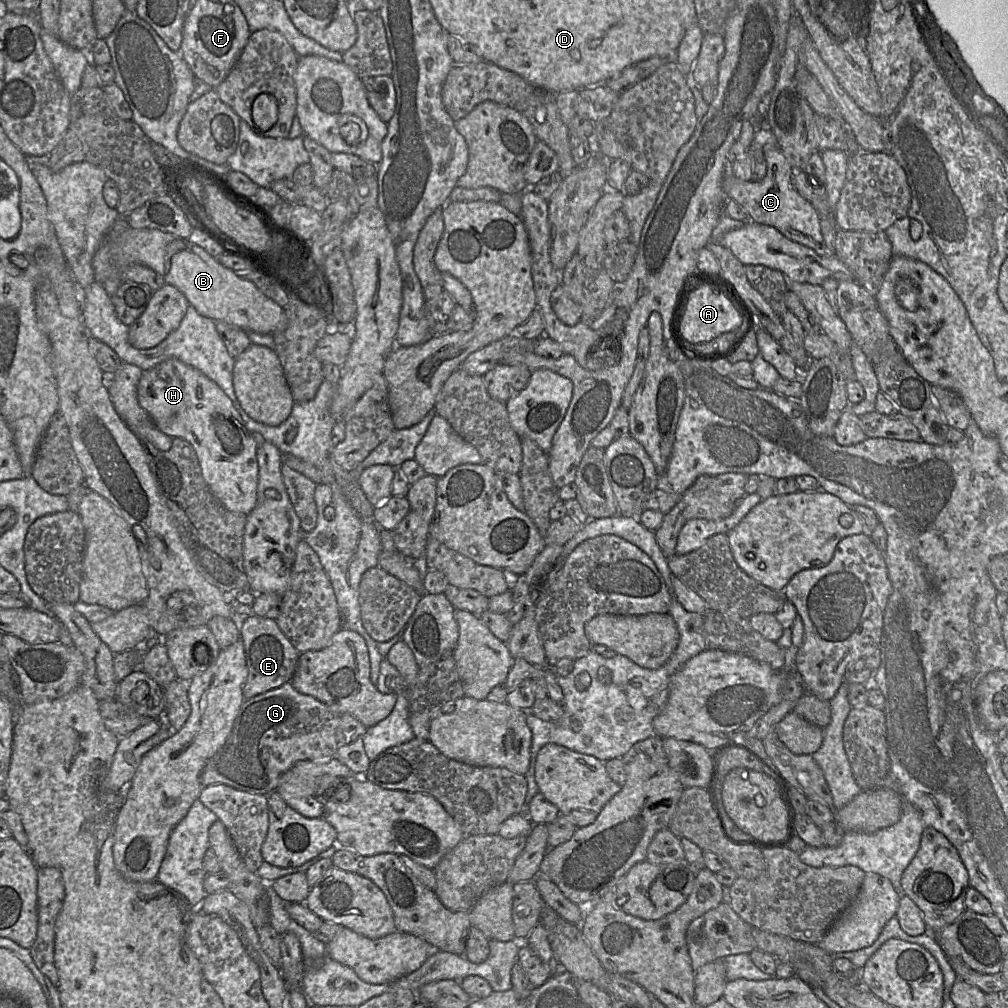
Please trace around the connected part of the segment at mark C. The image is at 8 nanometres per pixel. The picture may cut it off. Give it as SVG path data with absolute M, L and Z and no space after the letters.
M764 146L763 155L767 164L767 173L759 182L736 178L731 173L728 164L723 179L723 189L727 199L736 201L746 211L749 221L772 226L787 239L812 249L820 256L829 255L821 233L821 217L812 204L804 199L792 184L792 177L796 170L778 146Z

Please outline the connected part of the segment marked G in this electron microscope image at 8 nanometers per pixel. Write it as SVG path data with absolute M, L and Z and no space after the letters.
M291 682L245 699L225 744L204 767L201 783L204 787L212 784L226 784L242 791L268 796L276 791L281 775L298 761L330 760L336 757L339 746L336 730L340 716L316 698L298 692Z

